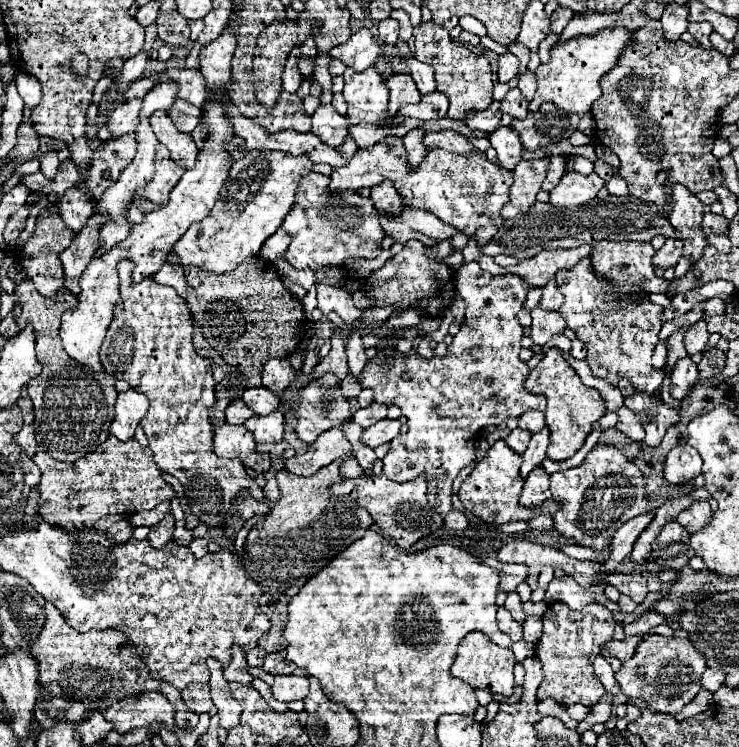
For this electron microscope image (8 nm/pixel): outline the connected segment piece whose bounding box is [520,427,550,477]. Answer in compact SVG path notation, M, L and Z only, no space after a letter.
M544 427L542 431L534 433L532 439L530 439L530 445L528 449L524 451L524 461L522 461L522 467L520 467L520 473L522 477L526 477L536 465L540 465L544 459L546 459L546 447L548 447L548 439L550 437L550 431L548 427Z

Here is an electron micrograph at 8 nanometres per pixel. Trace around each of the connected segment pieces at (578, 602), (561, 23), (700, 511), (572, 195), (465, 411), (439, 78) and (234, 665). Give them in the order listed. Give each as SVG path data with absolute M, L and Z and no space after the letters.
M572 577L554 579L546 589L546 603L562 601L572 609L580 609L580 607L584 607L588 603L602 603L610 611L620 611L618 603L612 603L606 597L606 593L604 593L605 587L606 585L602 582L594 583L590 587L580 587Z
M558 7L558 9L550 15L550 33L560 35L562 29L566 27L566 23L568 23L572 17L574 17L574 13L572 13L570 9L562 9L562 7Z
M694 501L686 511L682 511L678 515L678 523L688 531L688 533L696 533L700 527L704 527L710 519L710 505L708 501Z
M570 171L570 175L564 175L558 187L550 191L550 203L554 203L554 207L580 207L592 201L602 187L604 179L600 179L596 173L580 175Z
M476 261L464 263L454 273L454 285L460 297L466 301L466 321L460 325L460 331L454 337L454 343L448 345L446 357L432 357L422 359L418 355L398 357L398 353L392 357L384 351L378 351L366 365L390 365L388 369L378 371L362 371L358 381L362 387L374 389L374 401L384 405L398 405L402 413L408 417L408 433L398 435L390 443L388 455L382 459L384 475L392 481L406 481L414 479L416 475L426 475L428 481L428 501L434 511L440 515L446 515L452 511L452 481L458 477L458 473L476 461L476 441L478 433L486 425L500 425L508 417L520 417L528 409L540 409L546 407L544 395L534 395L526 391L526 375L530 373L526 361L520 359L520 339L524 337L522 325L518 323L516 313L524 307L526 293L530 287L518 279L518 275L490 275L480 269Z
M424 21L416 31L414 41L414 55L418 61L428 63L436 71L436 83L438 91L446 93L450 99L448 117L450 119L464 119L466 111L470 109L486 109L492 103L492 67L486 57L472 53L464 45L458 45L454 39L450 39L448 31L434 21Z
M238 649L232 655L232 663L230 663L230 667L224 669L224 677L228 681L242 683L242 685L250 685L252 683L254 677L248 673L248 663L246 663L246 657L244 657L244 651L242 649Z

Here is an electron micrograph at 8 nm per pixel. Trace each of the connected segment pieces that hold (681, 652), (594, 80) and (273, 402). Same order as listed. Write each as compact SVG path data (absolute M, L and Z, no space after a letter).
M644 635L638 643L638 653L622 661L620 671L616 671L616 681L622 693L630 699L644 699L654 711L676 715L680 713L700 691L700 677L706 669L706 657L690 643L690 639Z
M616 27L610 31L600 31L598 35L592 35L592 37L580 35L580 37L570 39L568 43L554 45L550 51L550 61L536 69L538 91L534 99L530 101L528 109L538 111L542 103L550 101L558 109L568 111L568 113L578 113L578 115L588 113L592 103L602 95L598 79L614 67L614 63L618 61L628 41L630 41L630 33L622 27Z
M264 387L246 389L242 399L256 415L268 415L270 411L274 411L280 405L280 399L272 391L266 391Z

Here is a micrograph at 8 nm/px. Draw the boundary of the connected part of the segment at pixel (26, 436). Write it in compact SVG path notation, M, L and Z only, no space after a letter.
M24 424L21 431L14 436L15 442L20 445L22 452L32 458L36 453L35 433L31 425Z

